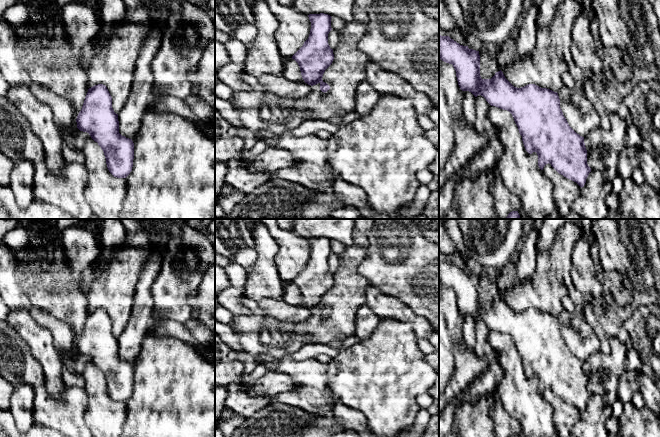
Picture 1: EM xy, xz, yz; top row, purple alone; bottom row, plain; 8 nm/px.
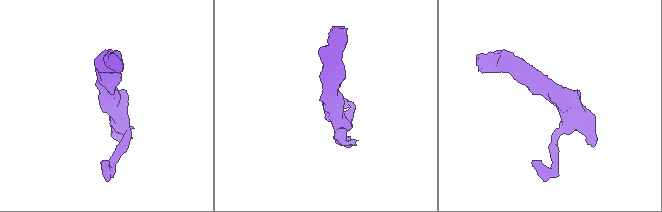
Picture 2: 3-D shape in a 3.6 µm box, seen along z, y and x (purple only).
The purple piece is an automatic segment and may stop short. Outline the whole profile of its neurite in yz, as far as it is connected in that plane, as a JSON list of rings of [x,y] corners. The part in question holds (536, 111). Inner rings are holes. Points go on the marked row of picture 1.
[[[439,35],[439,59],[453,65],[462,91],[469,91],[475,97],[481,95],[491,106],[507,110],[512,114],[526,151],[529,154],[537,153],[538,166],[541,170],[549,163],[559,174],[576,182],[581,188],[584,187],[591,172],[587,164],[584,137],[569,126],[560,108],[557,92],[535,84],[528,84],[521,88],[514,87],[501,70],[491,79],[482,79],[479,51],[460,45],[449,36]]]

